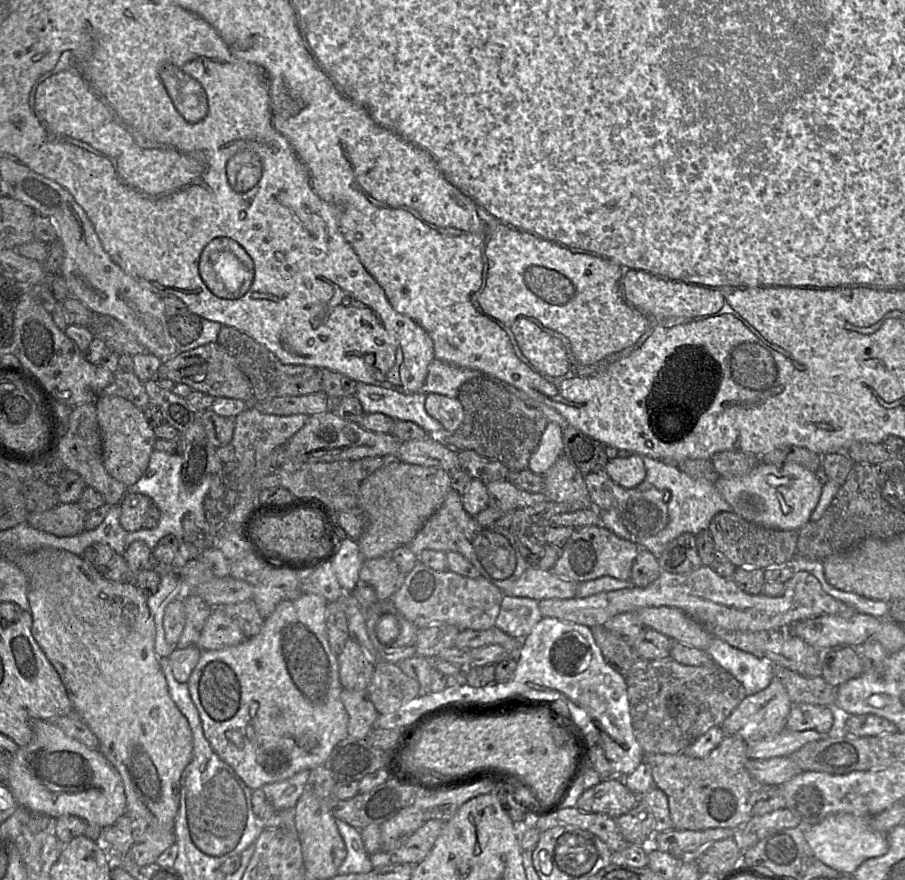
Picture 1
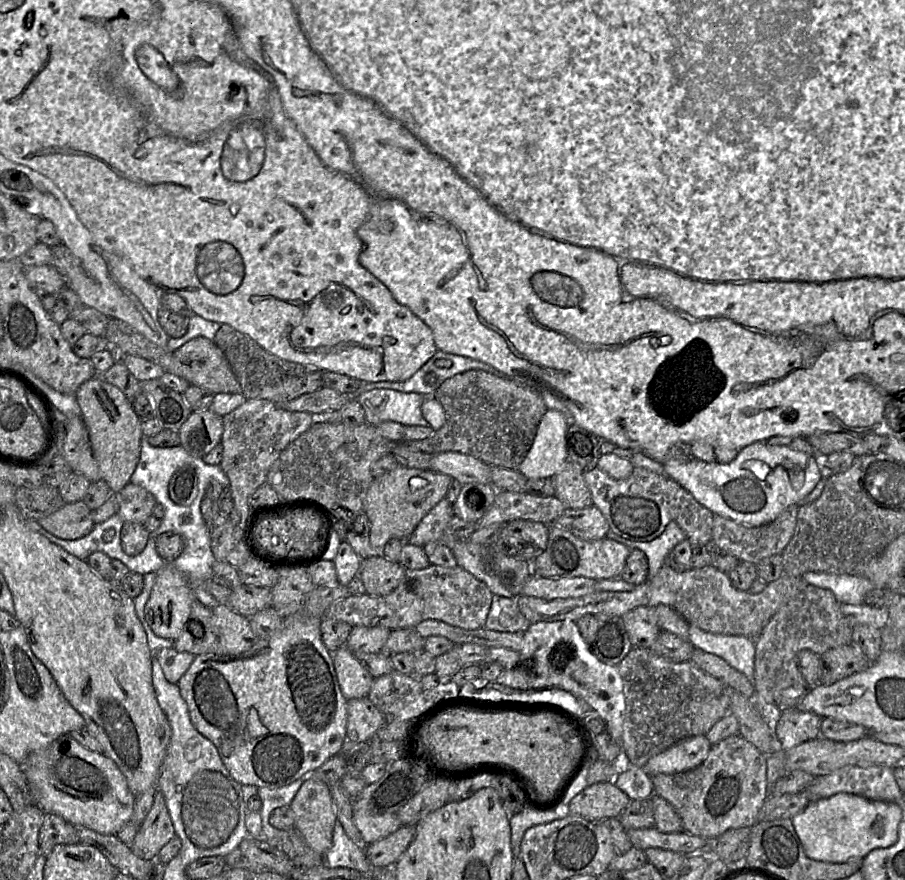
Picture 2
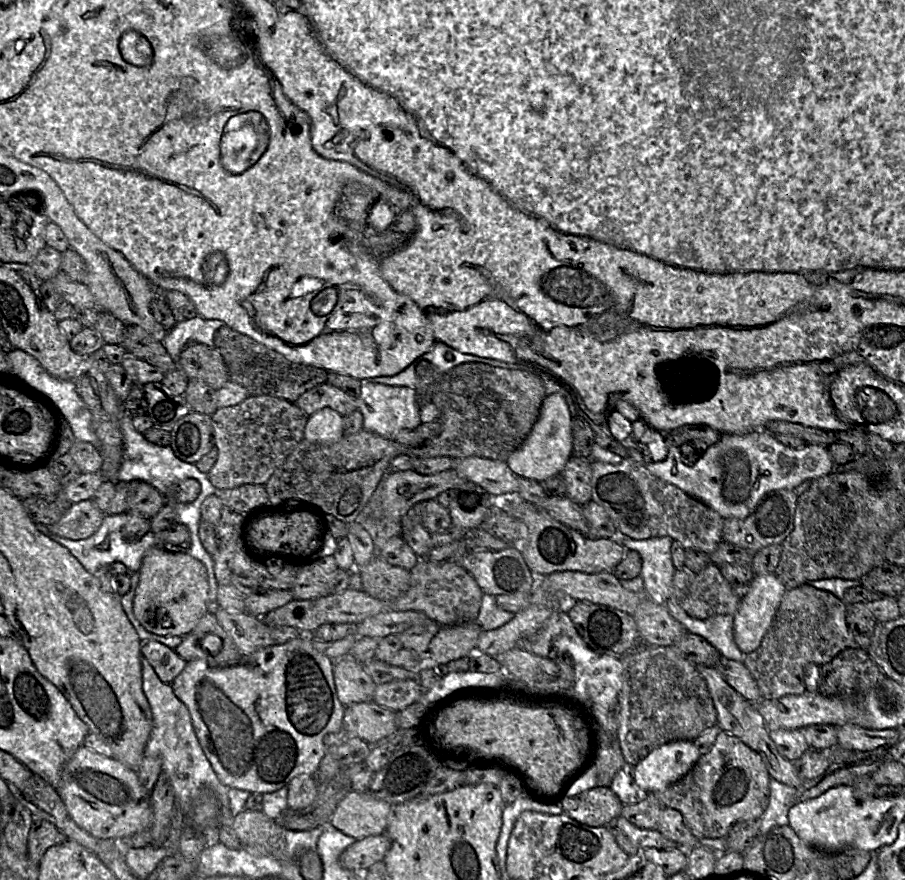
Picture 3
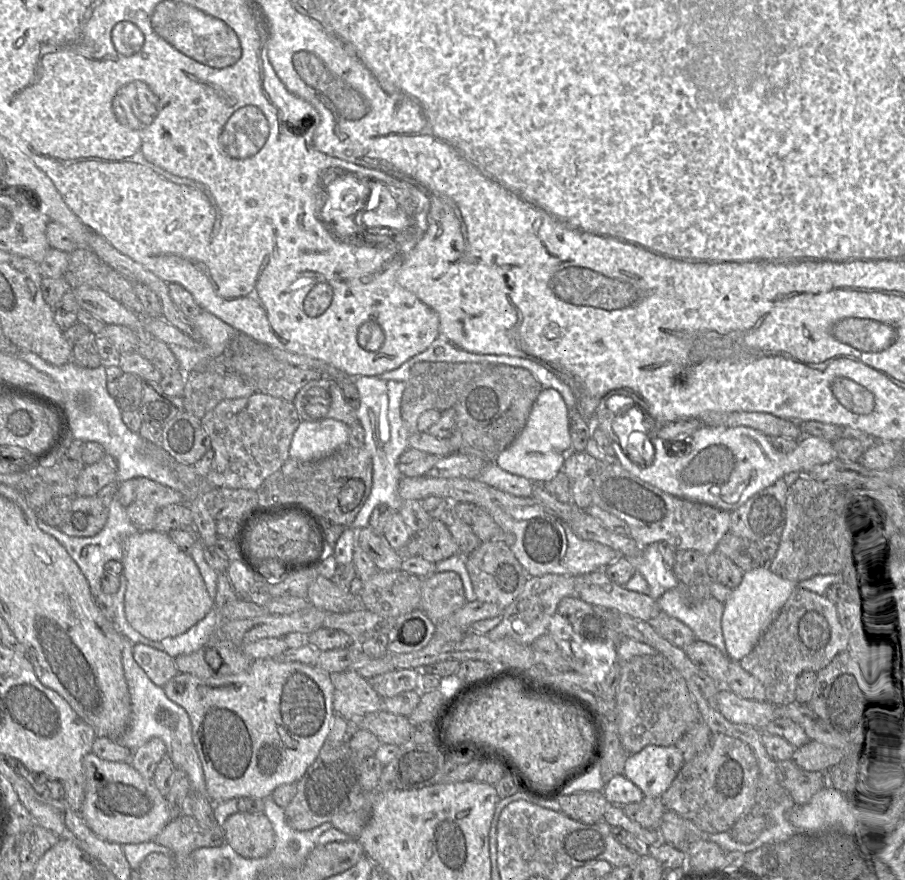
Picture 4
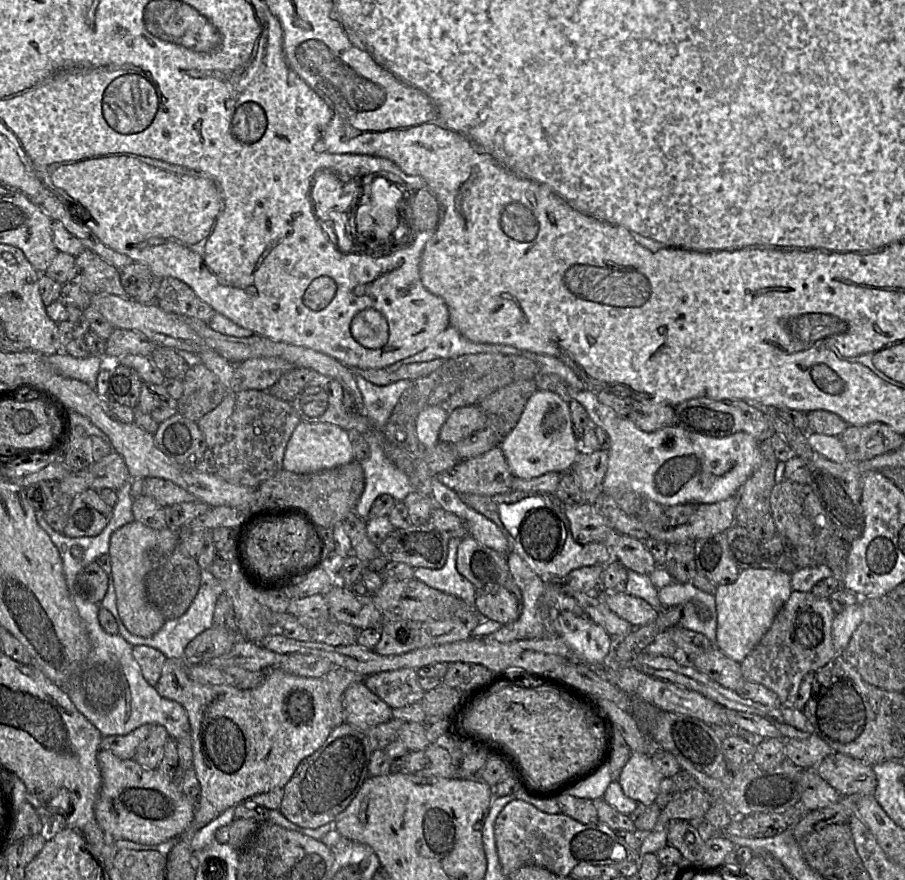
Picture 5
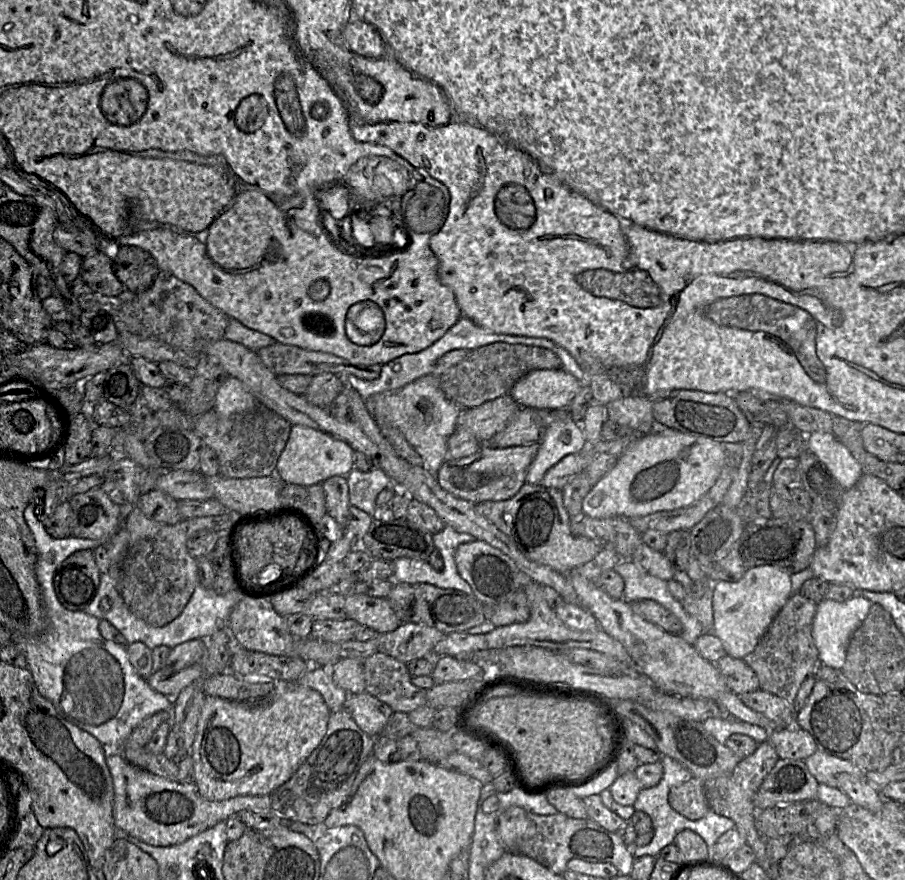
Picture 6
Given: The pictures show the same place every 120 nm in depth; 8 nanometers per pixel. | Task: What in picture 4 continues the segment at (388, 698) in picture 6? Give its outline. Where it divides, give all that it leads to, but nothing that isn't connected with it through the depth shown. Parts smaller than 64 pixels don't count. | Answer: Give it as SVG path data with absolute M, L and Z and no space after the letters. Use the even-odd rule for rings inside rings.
M400 669L371 677L368 682L381 698L387 698L405 691L418 690L418 679L418 670Z

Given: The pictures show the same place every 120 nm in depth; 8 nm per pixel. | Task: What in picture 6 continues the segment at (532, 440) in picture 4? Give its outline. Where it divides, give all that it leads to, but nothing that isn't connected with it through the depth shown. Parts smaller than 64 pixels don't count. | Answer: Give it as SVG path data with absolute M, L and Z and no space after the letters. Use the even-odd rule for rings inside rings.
M553 411L557 411L556 417L545 427L538 441L537 455L527 470L527 484L540 484L547 471L564 457L581 453L587 447L581 423L576 422L569 411Z

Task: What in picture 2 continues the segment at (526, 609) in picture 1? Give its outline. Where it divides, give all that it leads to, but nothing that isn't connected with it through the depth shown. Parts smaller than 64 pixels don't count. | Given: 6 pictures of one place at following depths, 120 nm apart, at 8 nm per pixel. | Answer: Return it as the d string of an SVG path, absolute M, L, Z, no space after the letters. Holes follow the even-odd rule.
M493 595L485 627L501 632L525 632L531 625L519 610L517 598Z

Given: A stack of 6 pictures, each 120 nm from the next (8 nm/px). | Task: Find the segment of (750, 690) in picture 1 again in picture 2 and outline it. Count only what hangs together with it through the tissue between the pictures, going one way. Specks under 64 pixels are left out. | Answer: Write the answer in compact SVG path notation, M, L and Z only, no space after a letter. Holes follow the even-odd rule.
M689 625L688 639L696 649L722 658L753 681L755 639L742 635L713 634L695 625Z

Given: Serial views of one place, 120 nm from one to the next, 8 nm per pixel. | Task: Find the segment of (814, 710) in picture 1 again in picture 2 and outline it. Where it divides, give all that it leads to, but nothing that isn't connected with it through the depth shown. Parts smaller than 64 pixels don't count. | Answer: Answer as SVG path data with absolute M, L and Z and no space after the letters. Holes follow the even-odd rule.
M791 708L783 711L775 722L775 738L779 747L789 751L820 737L822 718L814 713Z

